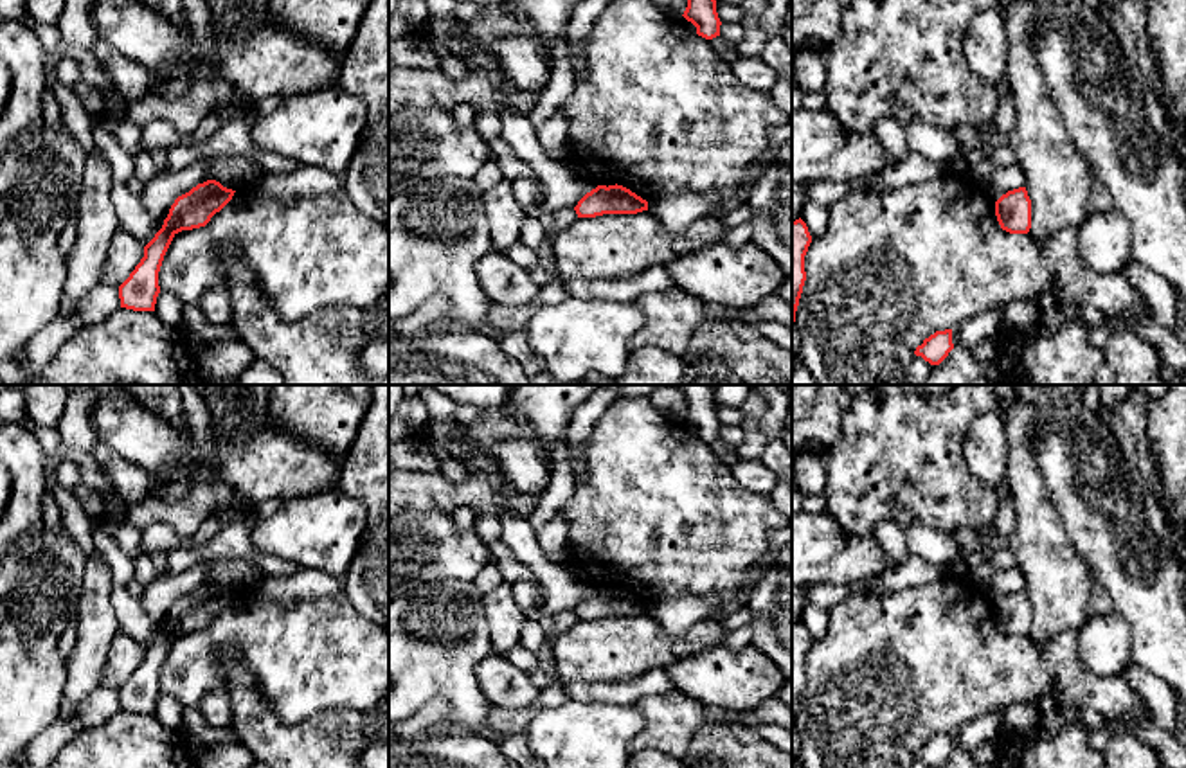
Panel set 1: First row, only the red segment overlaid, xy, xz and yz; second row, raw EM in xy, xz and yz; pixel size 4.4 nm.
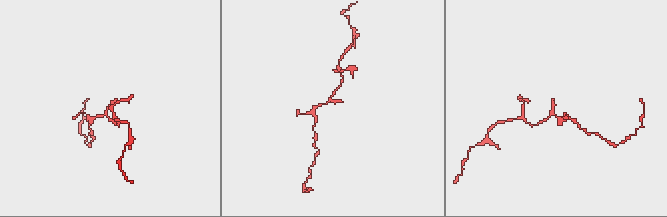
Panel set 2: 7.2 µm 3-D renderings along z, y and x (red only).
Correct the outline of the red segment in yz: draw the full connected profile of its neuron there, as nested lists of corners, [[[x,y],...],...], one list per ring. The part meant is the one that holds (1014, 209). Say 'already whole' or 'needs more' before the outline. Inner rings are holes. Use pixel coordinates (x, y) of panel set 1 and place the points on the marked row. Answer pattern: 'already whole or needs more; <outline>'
already whole; [[[1026,187],[1008,191],[995,201],[995,216],[1002,230],[1028,234],[1031,228],[1031,200]]]

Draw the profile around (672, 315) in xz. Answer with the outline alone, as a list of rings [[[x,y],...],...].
[[[677,288],[642,293],[635,304],[646,322],[633,336],[633,349],[657,347],[680,356],[693,331],[707,320],[704,302]]]

